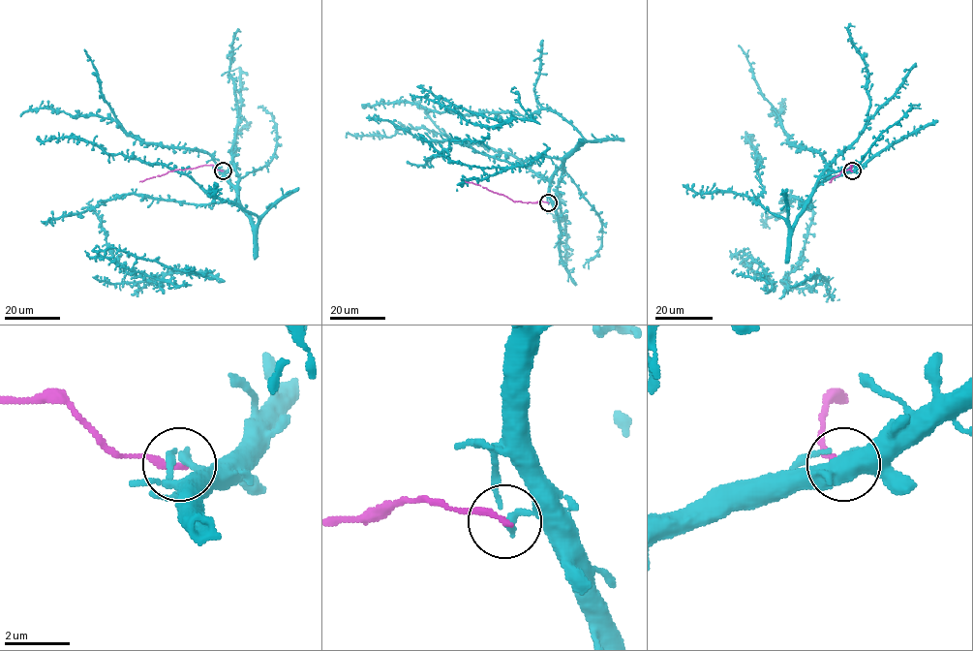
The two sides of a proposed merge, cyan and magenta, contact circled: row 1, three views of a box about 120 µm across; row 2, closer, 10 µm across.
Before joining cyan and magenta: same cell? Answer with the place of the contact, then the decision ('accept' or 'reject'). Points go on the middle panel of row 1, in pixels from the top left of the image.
at (548, 202); reject

